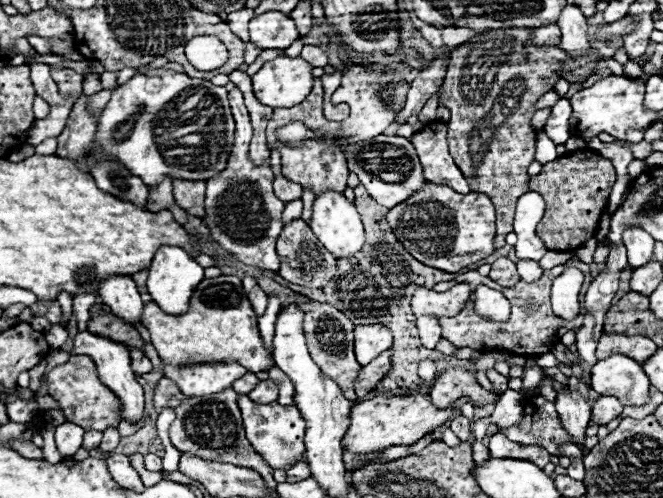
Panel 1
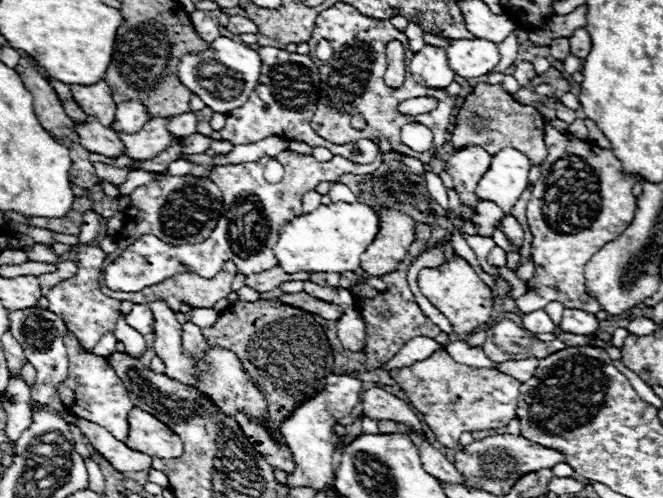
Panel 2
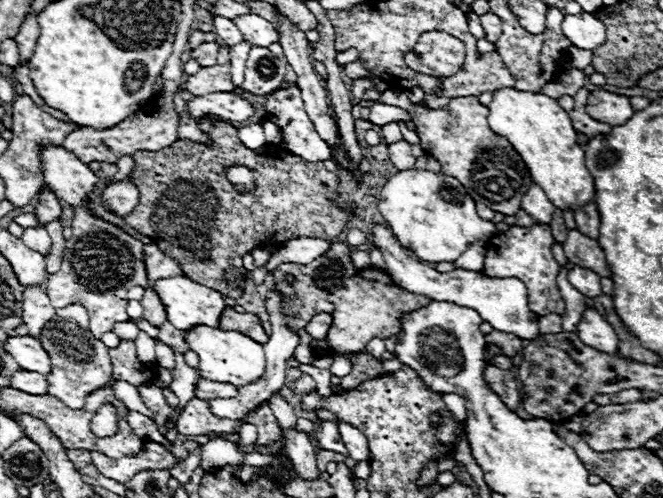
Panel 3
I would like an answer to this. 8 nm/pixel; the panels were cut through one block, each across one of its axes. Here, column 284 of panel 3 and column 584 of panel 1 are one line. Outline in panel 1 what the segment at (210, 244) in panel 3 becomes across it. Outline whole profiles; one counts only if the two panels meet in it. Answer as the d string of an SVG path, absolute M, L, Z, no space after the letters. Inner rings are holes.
M584 148L542 166L542 172L530 180L530 190L538 192L546 202L546 214L536 226L536 236L548 250L572 252L596 234L598 220L606 210L608 194L616 182L612 162L596 150Z

